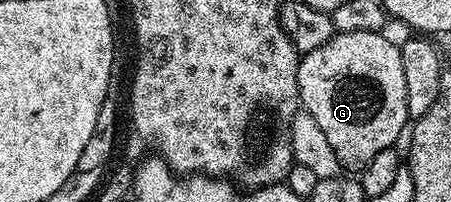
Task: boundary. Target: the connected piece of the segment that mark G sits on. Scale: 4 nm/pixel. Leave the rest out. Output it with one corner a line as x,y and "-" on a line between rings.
376,31
334,33
320,48
301,55
298,64
298,101
301,109
320,124
332,152
347,171
361,172
380,152
391,149
394,141
408,126
408,96
404,89
404,64
400,60
400,46

